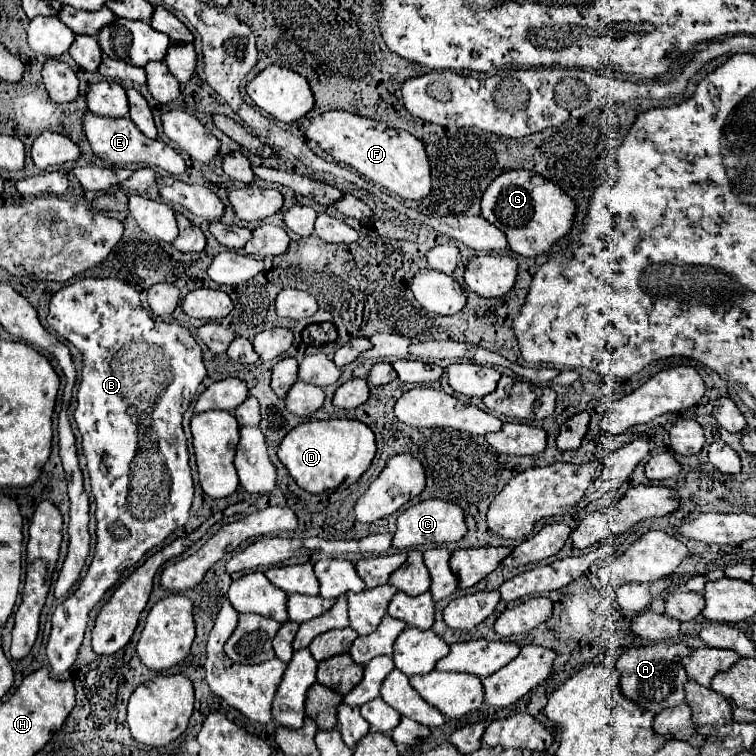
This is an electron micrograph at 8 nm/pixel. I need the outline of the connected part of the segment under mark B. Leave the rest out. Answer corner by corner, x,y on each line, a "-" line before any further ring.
91,277
79,279
59,289
49,301
47,323
57,331
57,335
73,343
83,355
83,373
73,419
81,433
81,445
91,477
91,493
97,503
95,557
77,591
69,595
51,617
47,659
53,673
61,675
77,659
89,611
119,581
123,569
135,565
149,549
159,545
189,519
193,501
193,479
187,463
189,455
181,419
191,399
197,395
197,387
205,377
205,365
201,347
197,345
189,329
177,323
153,321
141,305
139,293
119,279

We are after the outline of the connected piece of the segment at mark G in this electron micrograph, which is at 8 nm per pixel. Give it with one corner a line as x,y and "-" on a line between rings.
521,169
501,173
495,181
491,181
481,199
481,215
507,235
511,251
525,257
537,257
549,251
559,237
571,231
575,203
545,177

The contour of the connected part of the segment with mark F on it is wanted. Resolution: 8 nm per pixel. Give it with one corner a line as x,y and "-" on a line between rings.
327,111
309,119
305,135
307,139
313,139
337,163
353,167
357,173
369,177
401,199
423,199
431,191
431,171
425,147
407,131
391,129
381,121
373,121
357,113

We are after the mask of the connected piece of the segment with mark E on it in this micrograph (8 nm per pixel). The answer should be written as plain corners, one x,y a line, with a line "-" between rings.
87,111
83,117
83,131
85,131
85,137
87,137
93,153
97,157
101,157
103,161
107,161
109,165
157,167
171,175
181,175
185,171
185,161
173,147
169,147
167,143
163,143
159,139
145,137
129,117
101,117
101,115

